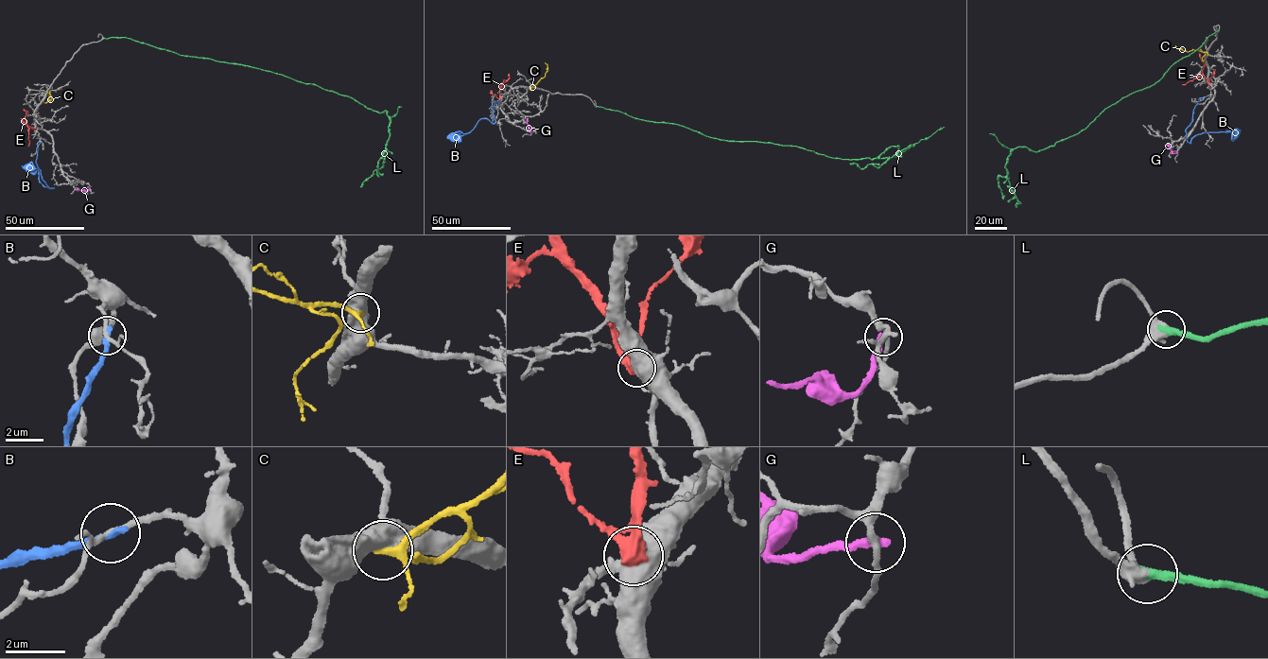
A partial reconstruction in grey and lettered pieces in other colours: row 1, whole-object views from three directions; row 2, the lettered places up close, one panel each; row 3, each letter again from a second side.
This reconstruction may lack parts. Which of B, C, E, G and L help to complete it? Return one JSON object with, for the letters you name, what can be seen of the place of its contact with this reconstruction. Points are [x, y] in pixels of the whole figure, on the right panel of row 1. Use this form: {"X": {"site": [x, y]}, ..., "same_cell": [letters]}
{"L": {"site": [1218, 31]}, "same_cell": ["L"]}

